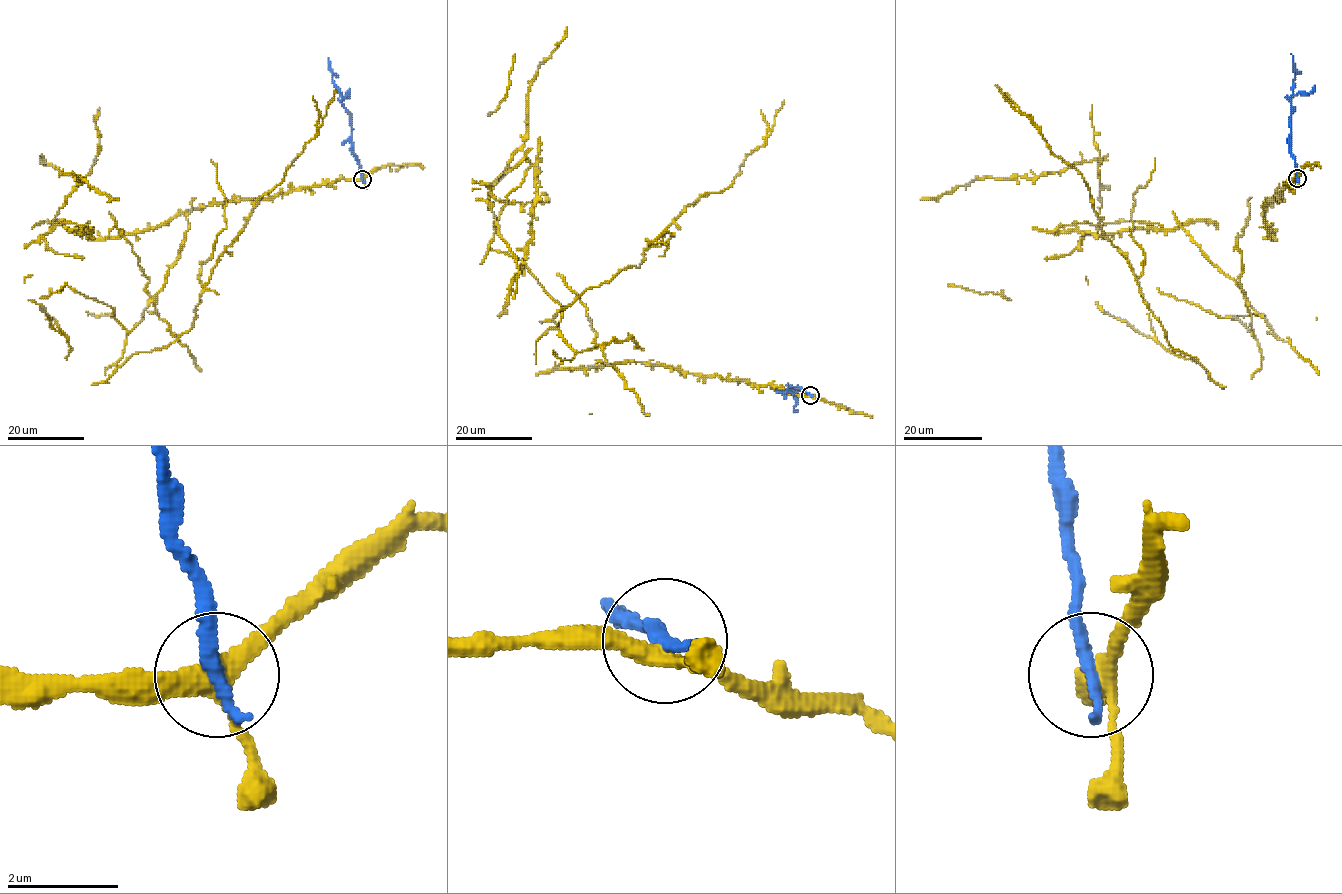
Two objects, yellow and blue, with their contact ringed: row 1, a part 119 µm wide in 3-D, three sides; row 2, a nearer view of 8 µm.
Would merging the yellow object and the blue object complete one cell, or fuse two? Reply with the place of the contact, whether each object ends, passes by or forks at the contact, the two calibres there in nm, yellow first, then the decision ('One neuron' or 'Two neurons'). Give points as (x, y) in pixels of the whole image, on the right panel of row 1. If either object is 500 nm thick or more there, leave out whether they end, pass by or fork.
Place: (1297, 178). At the ring yellow forks. At the ring blue ends. Thickness 280 nm (yellow) against 320 nm. Two neurons

